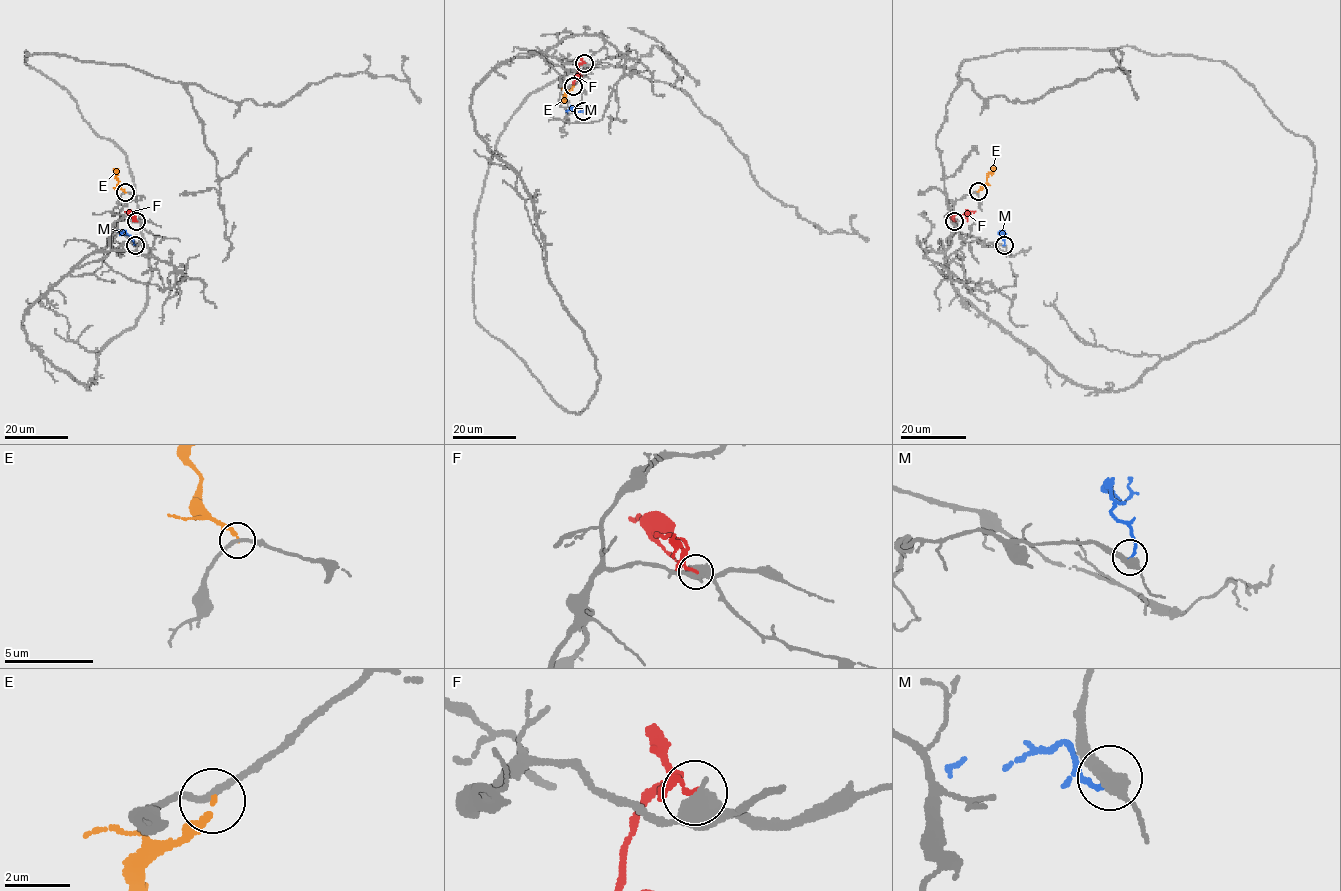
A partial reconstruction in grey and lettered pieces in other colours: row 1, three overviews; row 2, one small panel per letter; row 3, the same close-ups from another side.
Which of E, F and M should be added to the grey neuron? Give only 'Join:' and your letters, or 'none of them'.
Join: none of them

